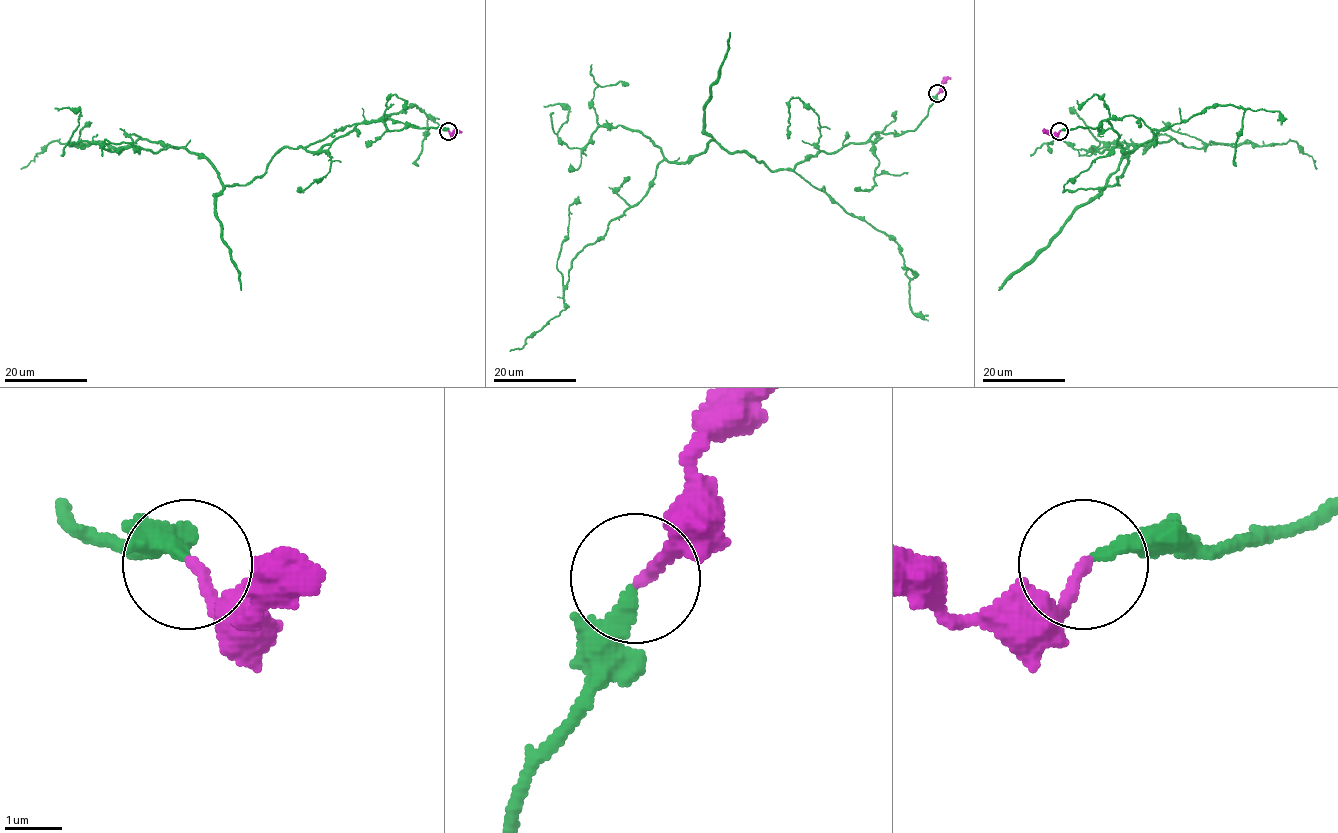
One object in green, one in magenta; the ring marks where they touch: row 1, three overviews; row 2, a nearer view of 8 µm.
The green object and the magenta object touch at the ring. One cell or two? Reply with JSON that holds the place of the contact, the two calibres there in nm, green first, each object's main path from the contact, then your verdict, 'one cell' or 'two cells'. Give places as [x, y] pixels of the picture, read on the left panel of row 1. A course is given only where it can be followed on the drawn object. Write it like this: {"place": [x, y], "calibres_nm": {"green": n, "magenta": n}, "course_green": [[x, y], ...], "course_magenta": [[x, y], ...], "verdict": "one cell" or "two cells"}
{"place": [448, 131], "calibres_nm": {"green": 260, "magenta": 200}, "course_green": [[448, 130], [359, 123], [317, 151], [284, 147], [245, 184], [139, 138], [52, 140], [20, 169]], "course_magenta": [[448, 131], [450, 134], [461, 131]], "verdict": "one cell"}

